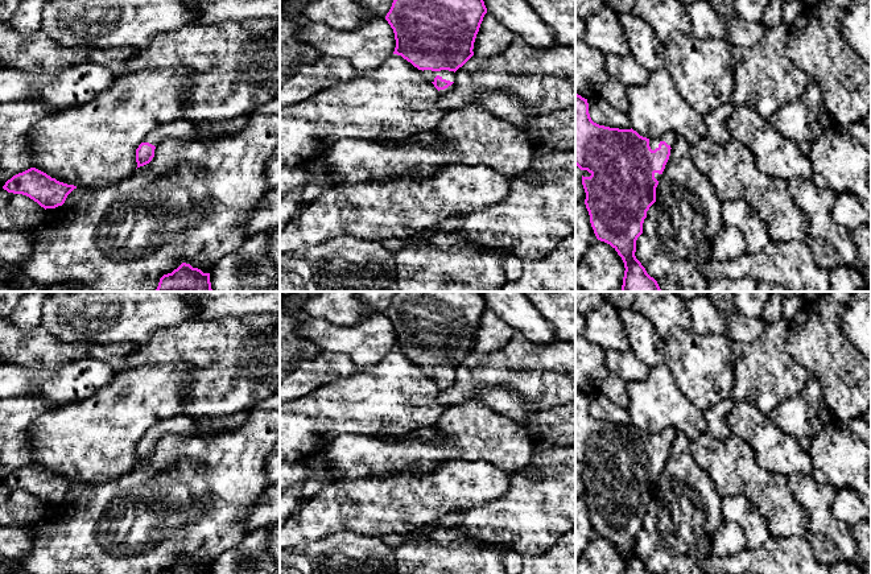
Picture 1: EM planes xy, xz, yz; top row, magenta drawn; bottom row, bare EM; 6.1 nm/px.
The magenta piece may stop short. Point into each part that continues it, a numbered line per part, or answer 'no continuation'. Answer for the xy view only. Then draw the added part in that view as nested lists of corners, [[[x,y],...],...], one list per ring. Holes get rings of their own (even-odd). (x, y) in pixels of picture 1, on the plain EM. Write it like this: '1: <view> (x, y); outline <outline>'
1: xy (184, 424); outline [[[253,408],[220,418],[193,417],[183,413],[170,420],[157,422],[148,430],[146,438],[156,442],[160,437],[168,433],[191,435],[218,434],[242,426],[245,422],[247,414],[251,409]]]

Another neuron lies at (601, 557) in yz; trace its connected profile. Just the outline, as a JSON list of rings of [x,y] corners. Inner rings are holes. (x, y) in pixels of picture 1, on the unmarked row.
[[[597,536],[575,561],[575,574],[623,574],[624,558],[615,544]]]

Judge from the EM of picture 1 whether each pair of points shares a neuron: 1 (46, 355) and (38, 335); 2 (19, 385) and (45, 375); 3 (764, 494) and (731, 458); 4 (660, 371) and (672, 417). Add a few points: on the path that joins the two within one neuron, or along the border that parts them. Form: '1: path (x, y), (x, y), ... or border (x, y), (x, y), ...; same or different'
1: path (42, 350), (38, 346), (38, 341); same
2: path (25, 379), (38, 375); same
3: path (755, 484), (738, 467); same
4: path (660, 383), (660, 403), (663, 405); same

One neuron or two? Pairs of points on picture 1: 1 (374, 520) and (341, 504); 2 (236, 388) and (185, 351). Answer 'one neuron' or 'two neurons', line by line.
1: one neuron
2: one neuron

